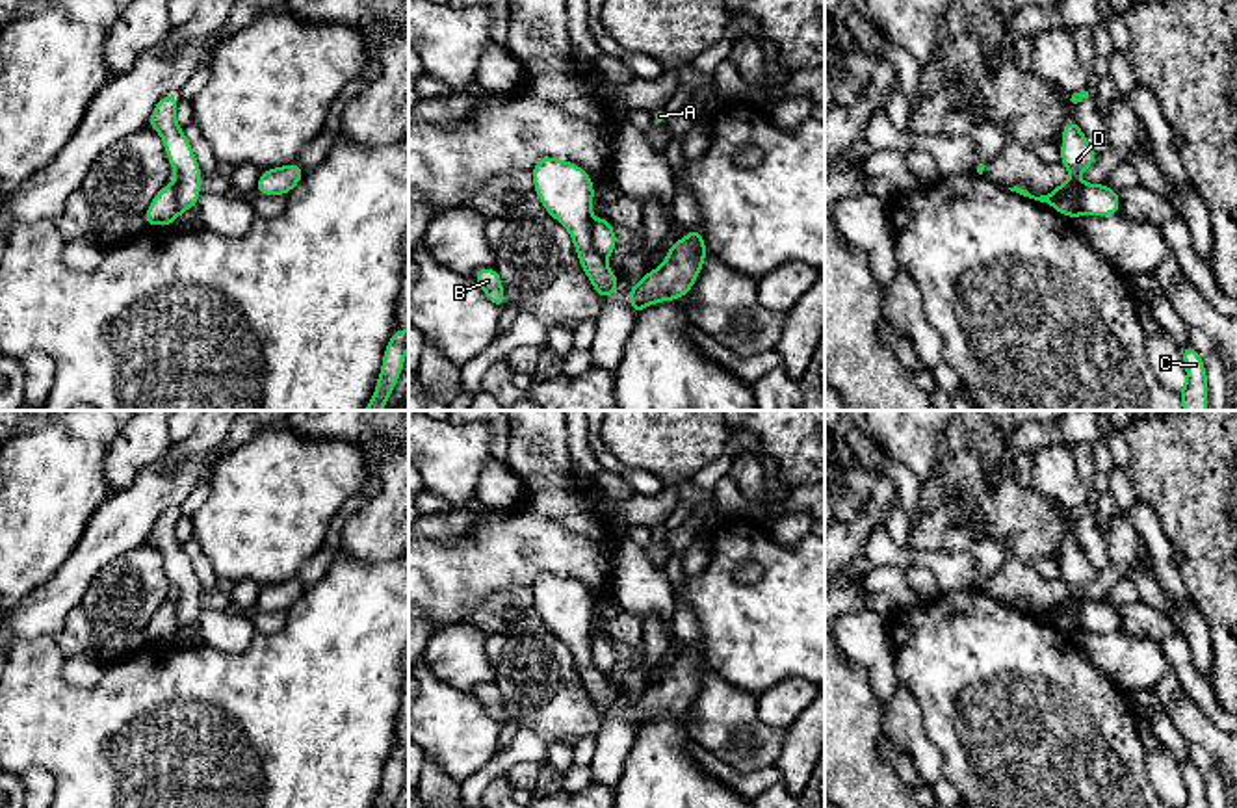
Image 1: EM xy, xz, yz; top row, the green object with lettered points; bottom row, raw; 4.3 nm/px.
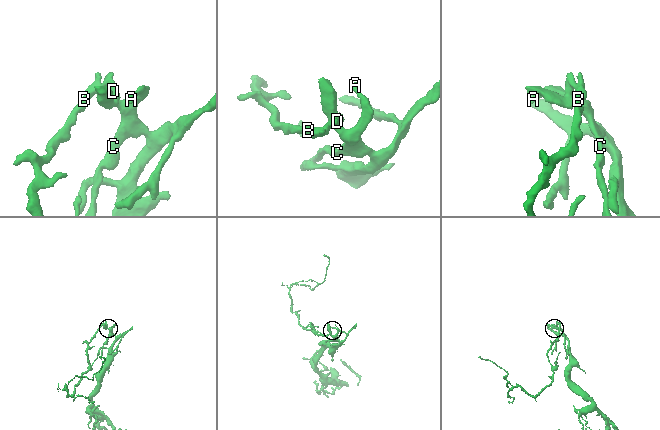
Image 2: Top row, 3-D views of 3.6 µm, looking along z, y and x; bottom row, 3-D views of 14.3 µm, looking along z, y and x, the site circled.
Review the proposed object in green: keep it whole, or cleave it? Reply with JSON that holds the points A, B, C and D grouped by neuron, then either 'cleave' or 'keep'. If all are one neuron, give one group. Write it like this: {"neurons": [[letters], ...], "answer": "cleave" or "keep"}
{"neurons": [["A", "C"], ["B", "D"]], "answer": "cleave"}

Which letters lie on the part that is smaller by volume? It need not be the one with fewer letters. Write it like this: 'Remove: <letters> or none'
Remove: B, D

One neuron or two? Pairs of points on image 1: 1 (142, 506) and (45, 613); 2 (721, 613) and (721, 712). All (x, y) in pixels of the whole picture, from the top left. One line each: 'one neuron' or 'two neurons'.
1: one neuron
2: two neurons

